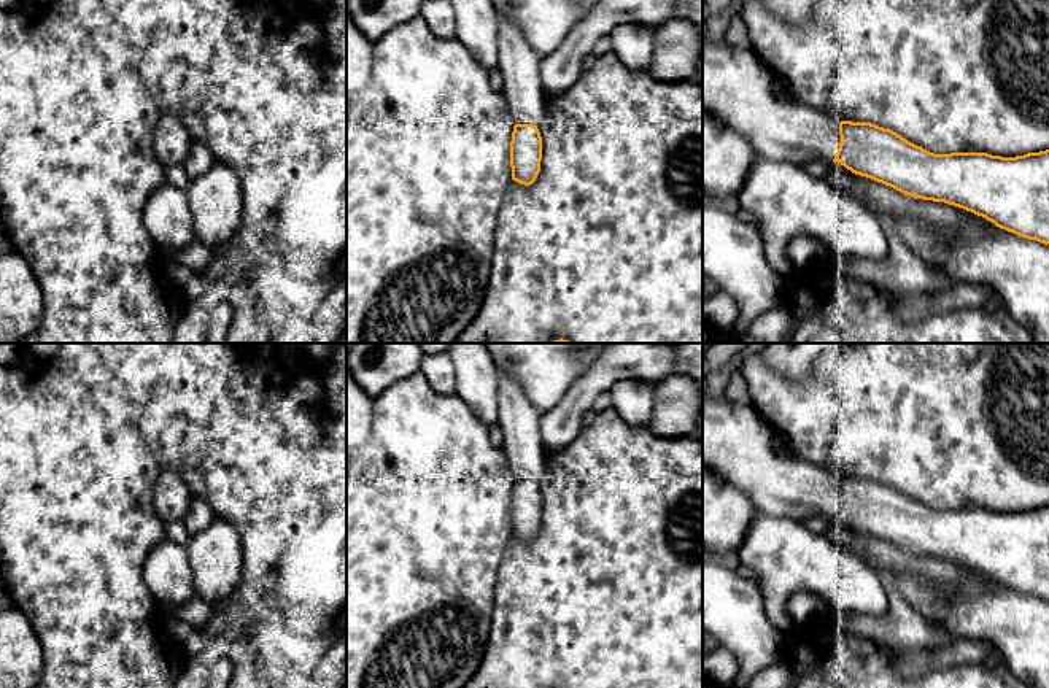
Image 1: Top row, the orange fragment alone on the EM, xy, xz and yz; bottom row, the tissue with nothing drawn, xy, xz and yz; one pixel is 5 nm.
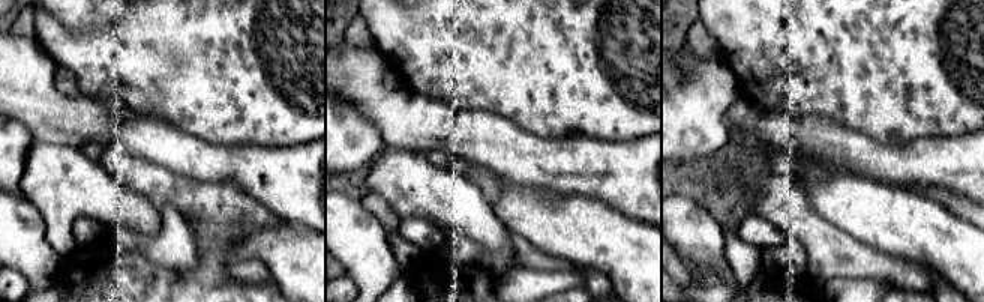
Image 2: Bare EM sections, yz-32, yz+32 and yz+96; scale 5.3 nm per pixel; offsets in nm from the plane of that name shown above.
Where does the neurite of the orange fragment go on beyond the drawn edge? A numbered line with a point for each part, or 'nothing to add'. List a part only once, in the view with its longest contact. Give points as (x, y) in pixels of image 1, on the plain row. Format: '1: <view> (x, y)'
1: yz (736, 440)

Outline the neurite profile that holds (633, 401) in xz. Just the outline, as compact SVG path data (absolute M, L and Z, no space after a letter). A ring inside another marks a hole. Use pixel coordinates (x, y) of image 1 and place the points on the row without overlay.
M620 380L607 394L612 405L628 426L648 427L655 408L655 385L641 380Z

